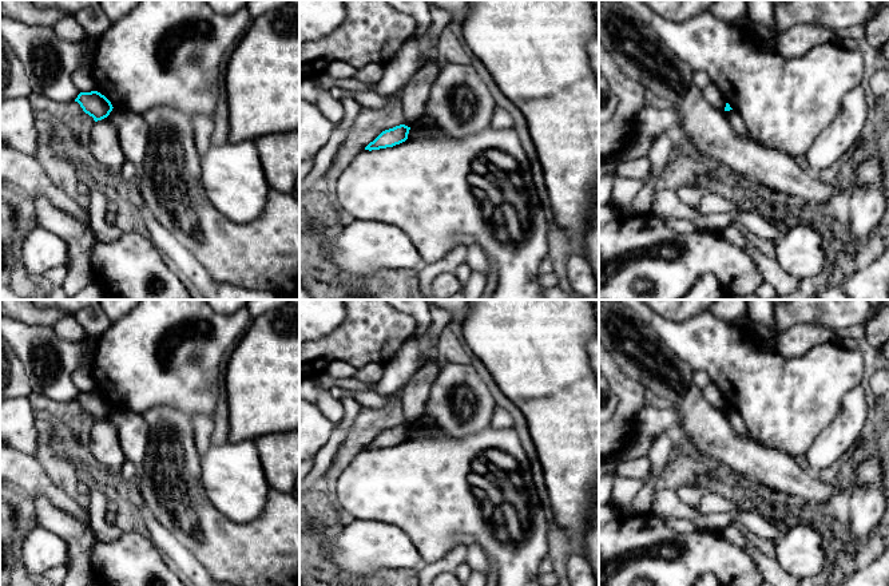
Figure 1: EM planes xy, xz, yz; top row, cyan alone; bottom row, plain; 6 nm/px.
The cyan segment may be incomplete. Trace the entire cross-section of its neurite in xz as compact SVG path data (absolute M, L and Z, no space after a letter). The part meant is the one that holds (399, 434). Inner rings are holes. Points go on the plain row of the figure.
M405 424L385 429L373 442L370 442L365 450L372 451L400 444L408 439L409 429L410 427Z

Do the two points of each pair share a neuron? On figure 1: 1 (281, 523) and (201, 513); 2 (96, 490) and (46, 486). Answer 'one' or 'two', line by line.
1: one
2: two

